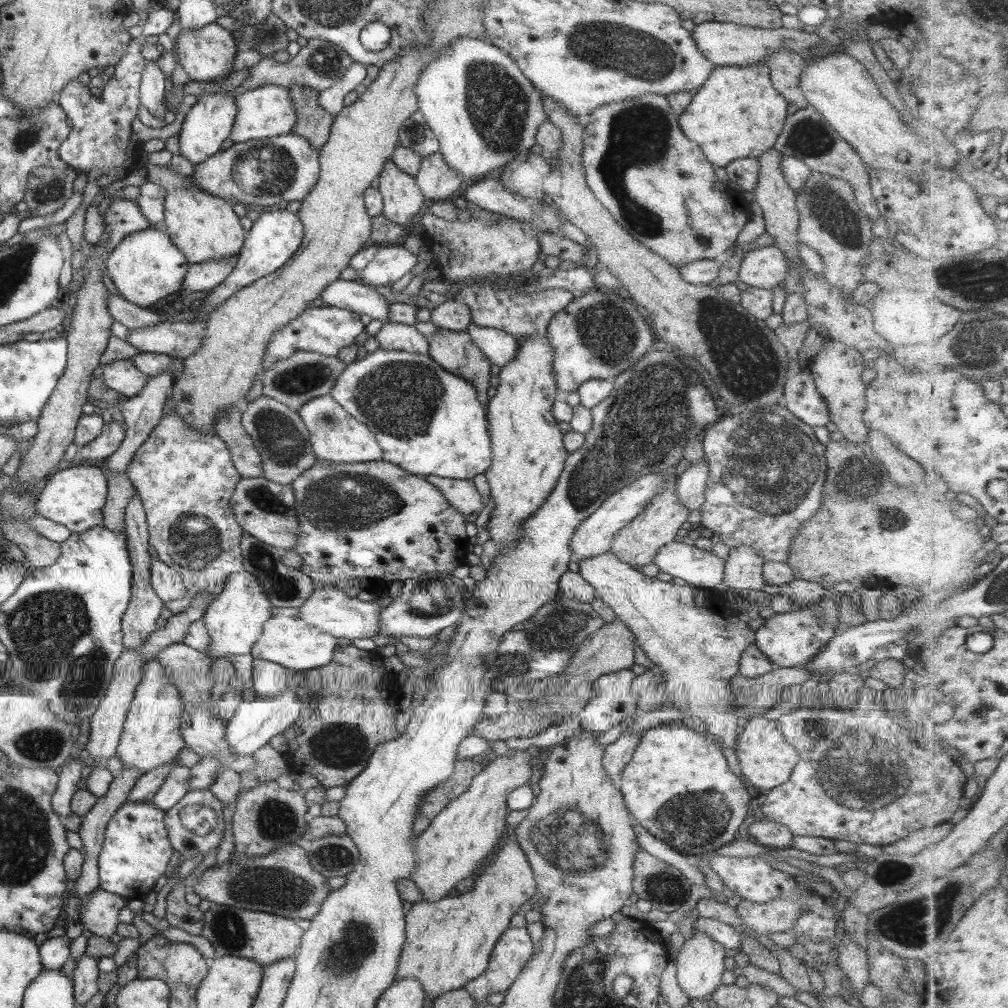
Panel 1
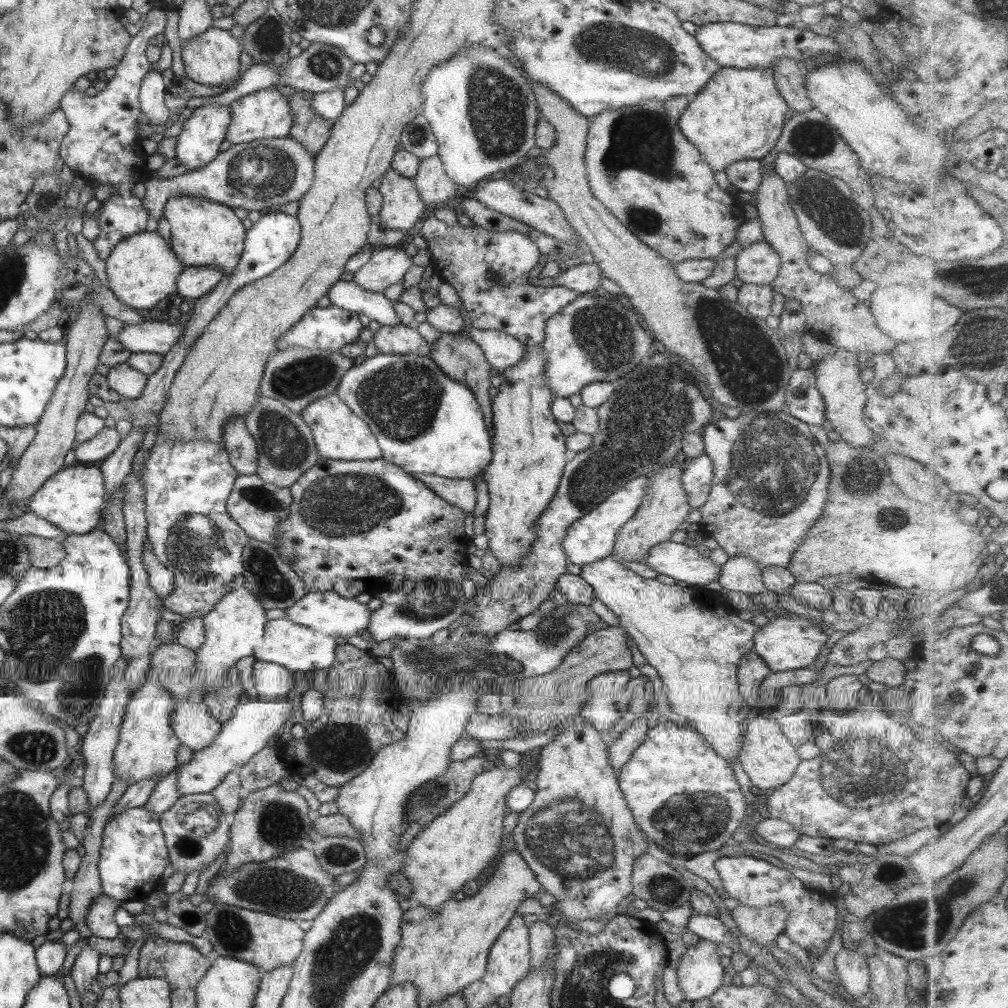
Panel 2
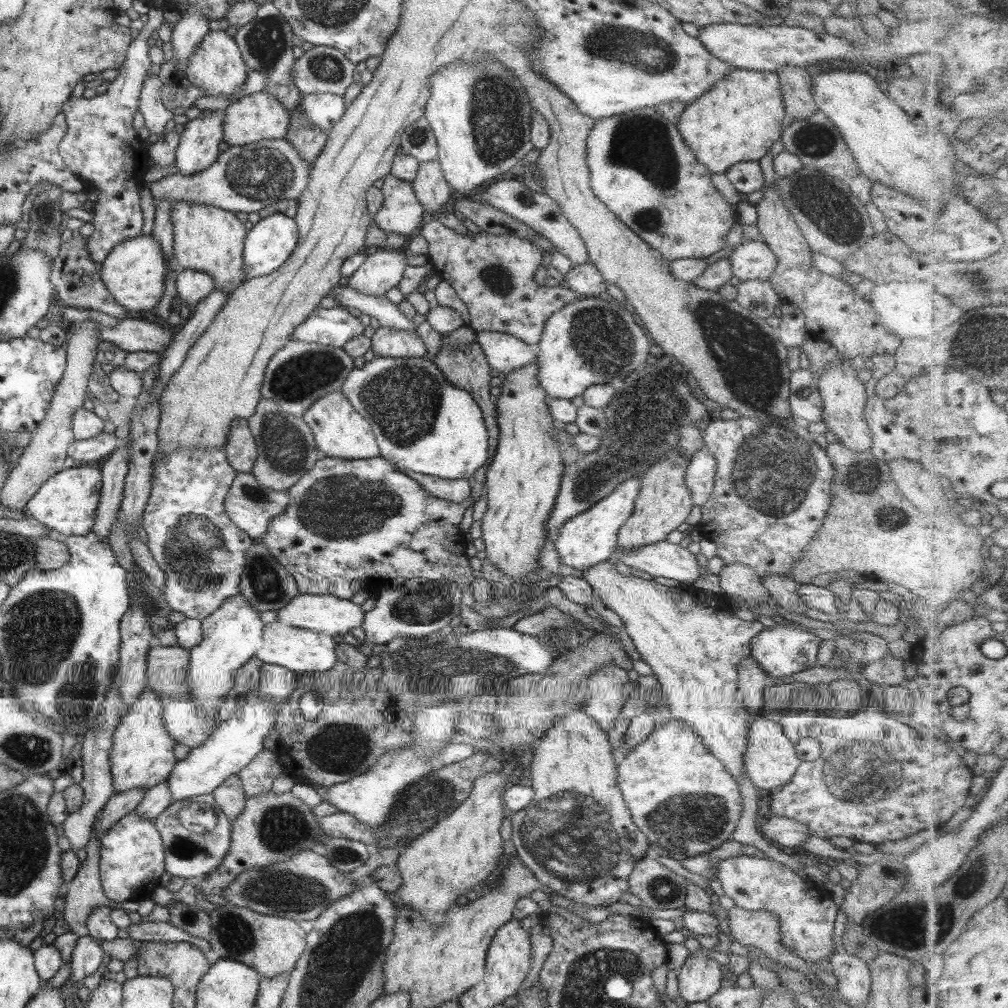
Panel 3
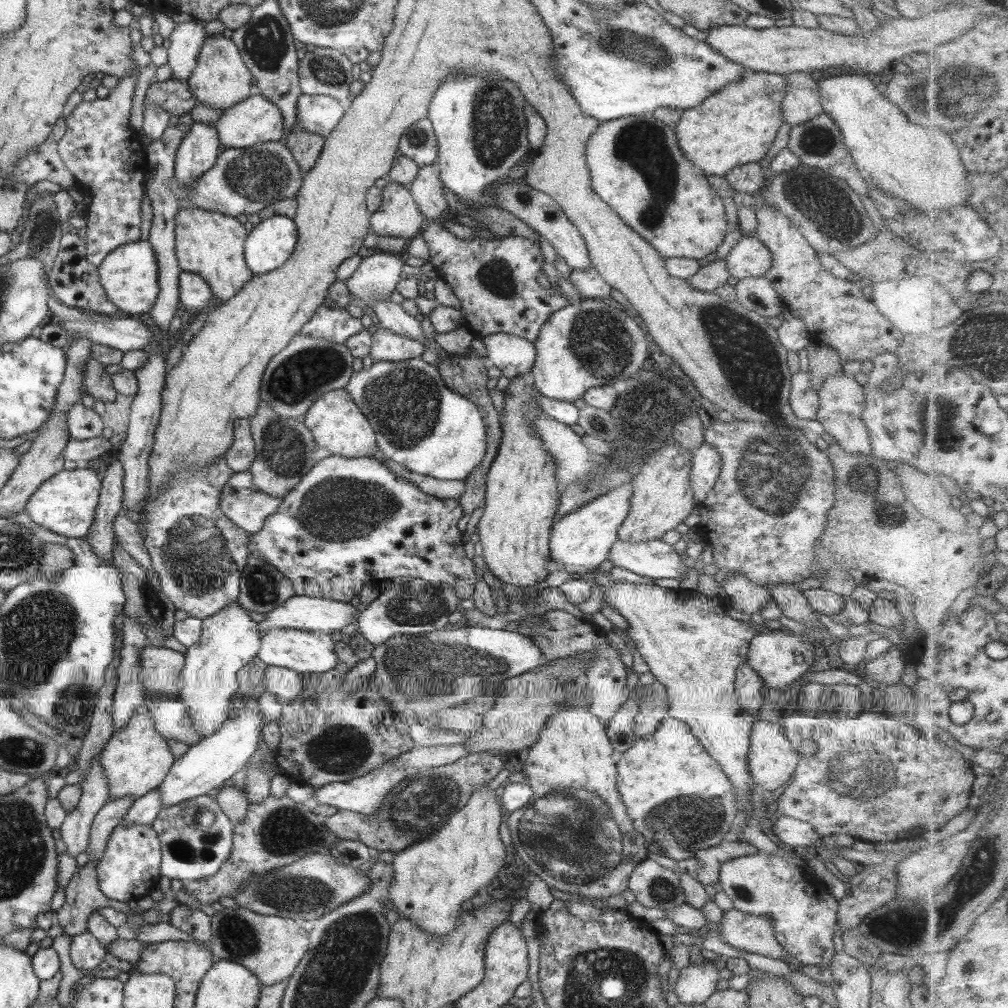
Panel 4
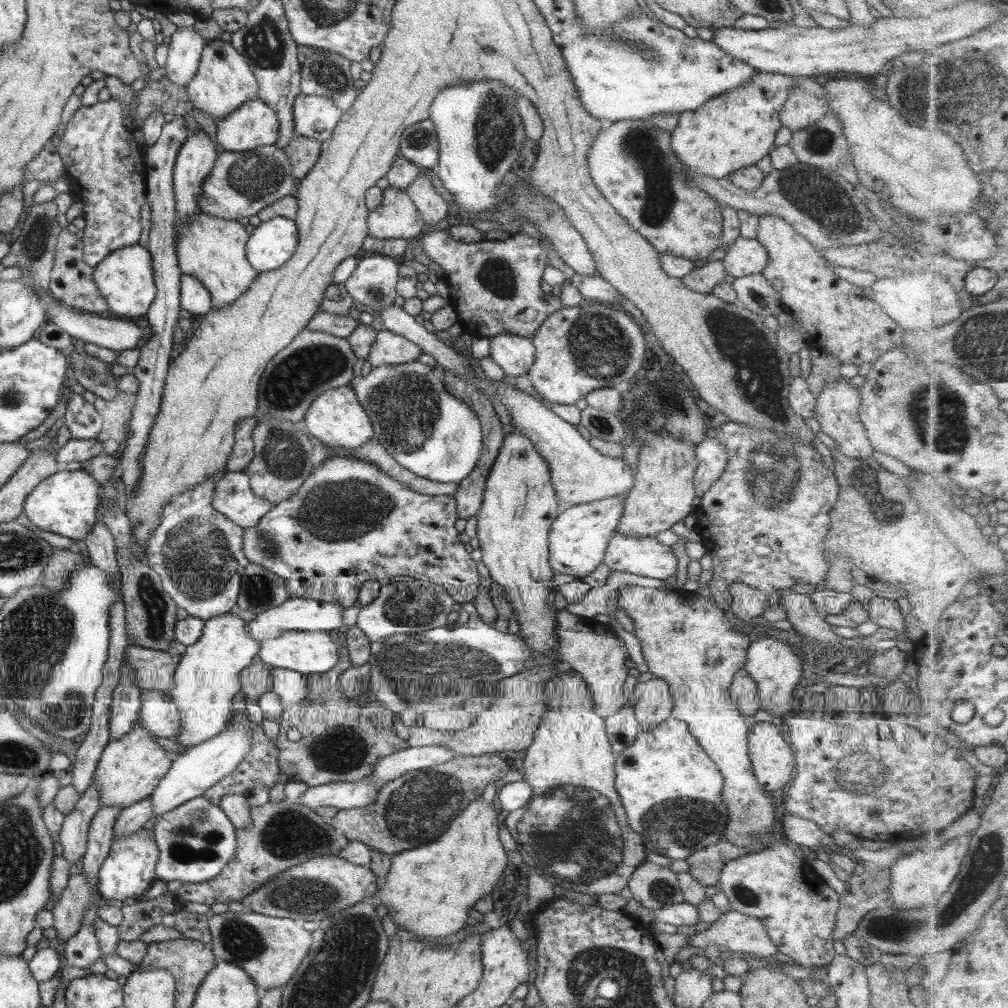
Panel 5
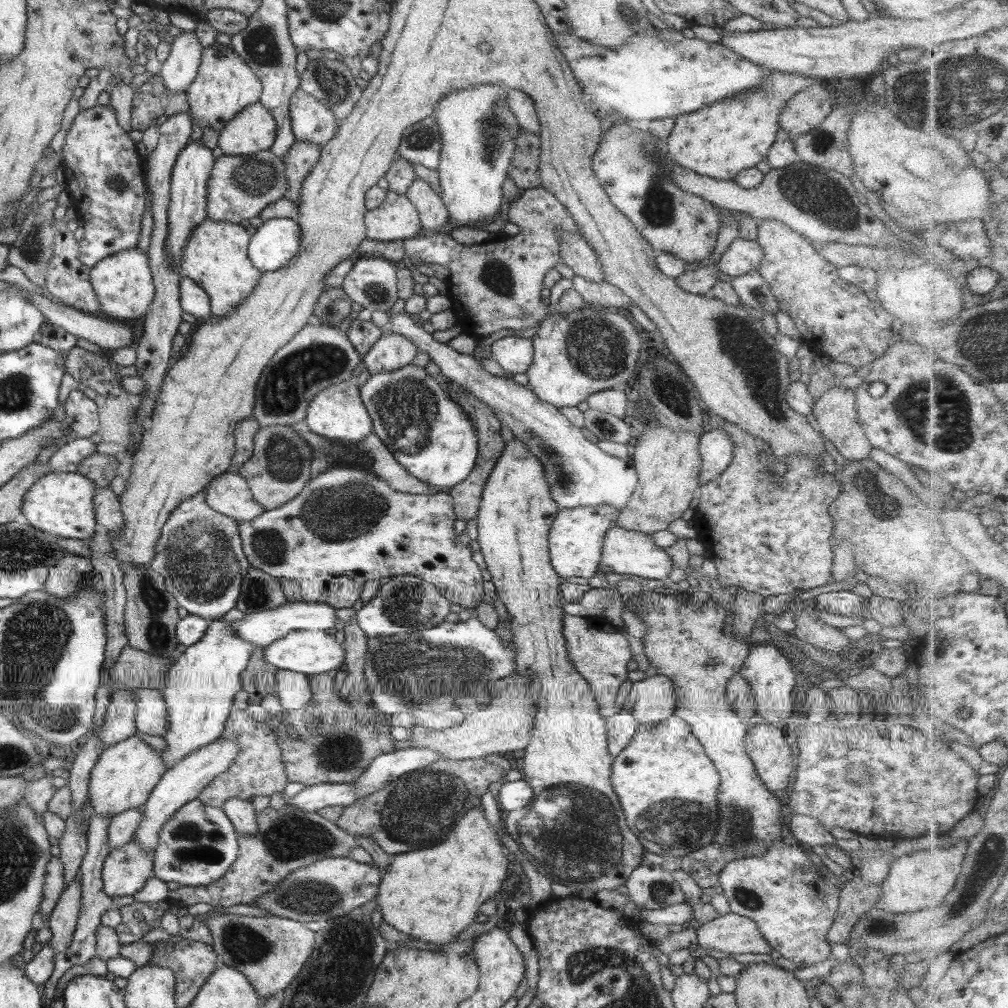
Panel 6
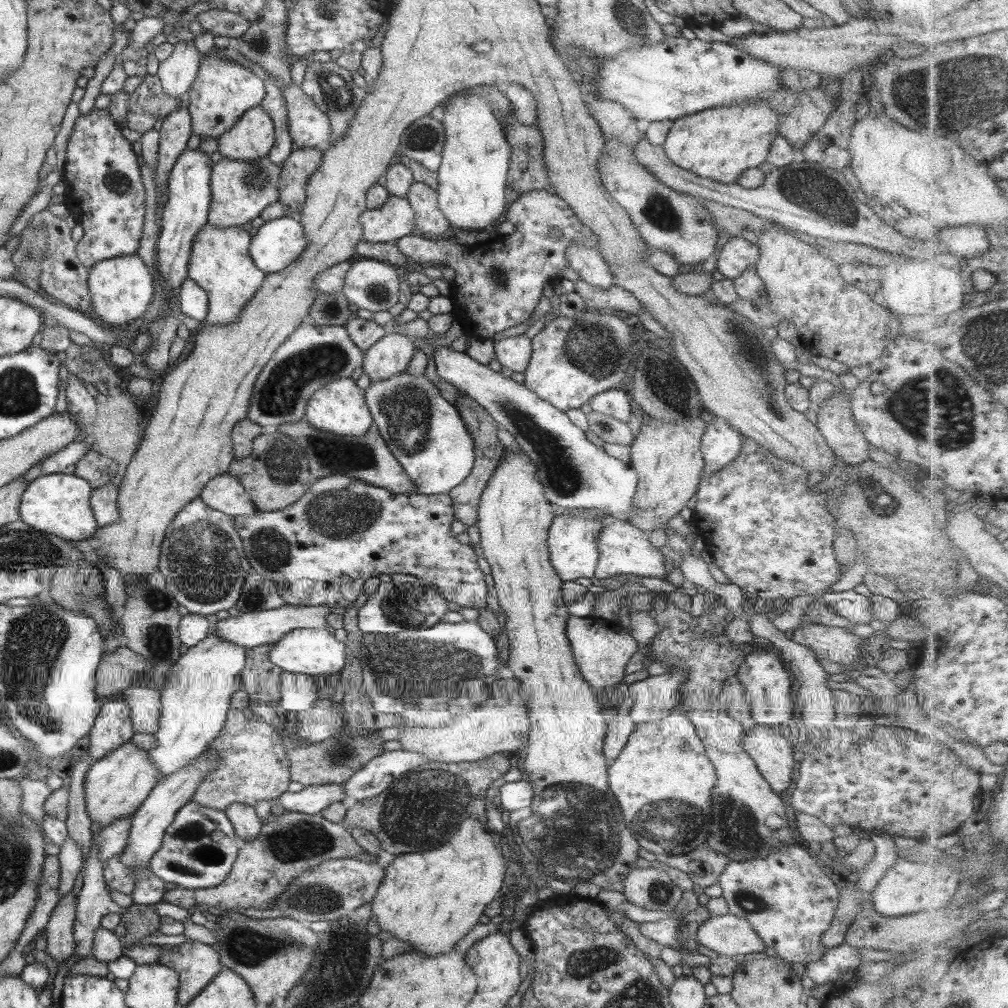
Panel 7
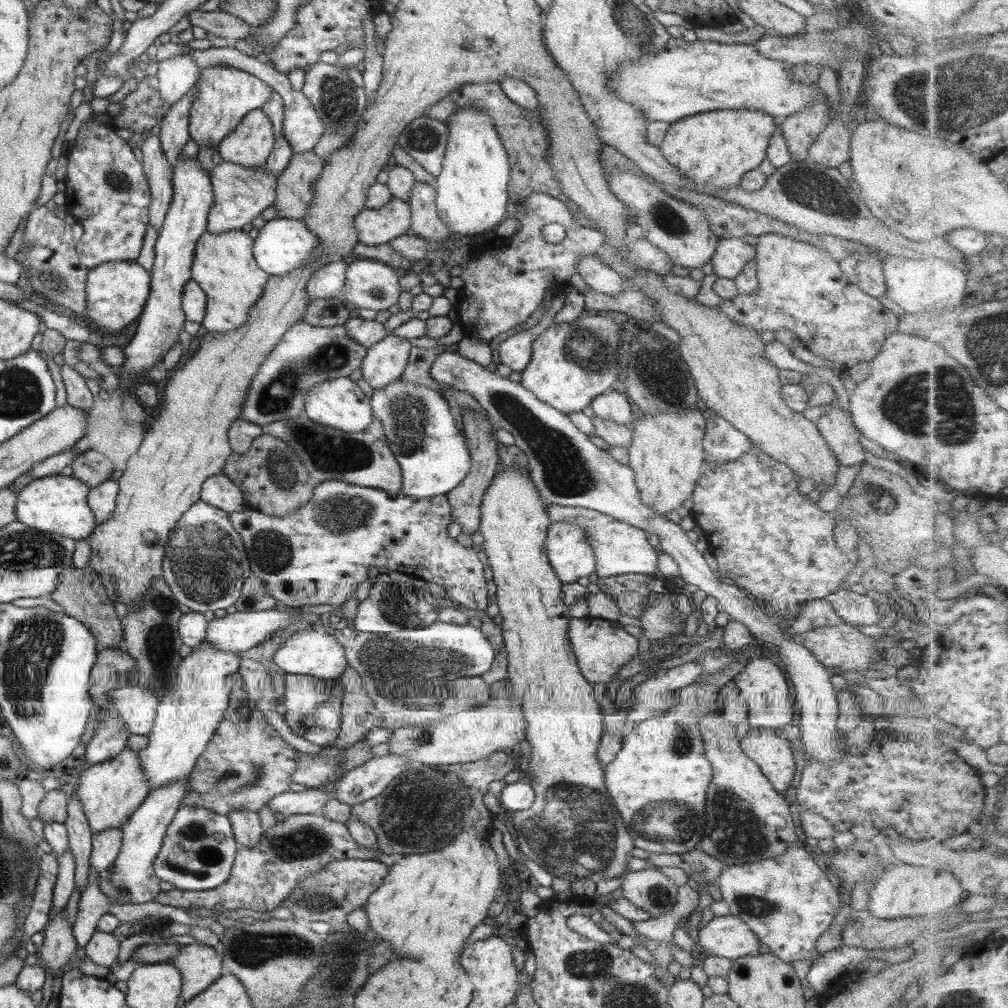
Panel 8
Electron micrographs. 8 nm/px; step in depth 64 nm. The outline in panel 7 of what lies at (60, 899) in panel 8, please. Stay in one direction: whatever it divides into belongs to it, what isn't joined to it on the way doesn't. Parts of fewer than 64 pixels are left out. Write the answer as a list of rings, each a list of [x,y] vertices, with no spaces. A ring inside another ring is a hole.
[[[67,836],[63,844],[59,847],[59,853],[56,856],[59,862],[59,894],[58,898],[62,900],[67,892],[72,890],[73,882],[77,878],[77,872],[82,867],[81,851],[75,842]]]

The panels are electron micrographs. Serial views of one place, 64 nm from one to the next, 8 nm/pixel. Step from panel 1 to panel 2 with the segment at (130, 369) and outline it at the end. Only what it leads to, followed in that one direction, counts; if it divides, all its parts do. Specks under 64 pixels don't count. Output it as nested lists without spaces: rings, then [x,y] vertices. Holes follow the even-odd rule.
[[[125,361],[109,368],[105,379],[111,390],[127,400],[138,398],[145,386],[147,375],[133,370]]]

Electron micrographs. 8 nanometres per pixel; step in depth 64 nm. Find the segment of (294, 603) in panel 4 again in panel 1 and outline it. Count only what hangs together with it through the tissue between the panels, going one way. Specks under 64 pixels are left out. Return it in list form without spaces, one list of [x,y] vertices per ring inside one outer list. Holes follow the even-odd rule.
[[[333,586],[317,587],[299,606],[298,618],[321,633],[335,638],[346,638],[350,641],[355,638],[371,638],[378,632],[379,614],[383,609],[383,606],[379,605],[381,597],[382,594],[375,594],[373,600],[363,602],[355,597],[347,596],[345,592]]]

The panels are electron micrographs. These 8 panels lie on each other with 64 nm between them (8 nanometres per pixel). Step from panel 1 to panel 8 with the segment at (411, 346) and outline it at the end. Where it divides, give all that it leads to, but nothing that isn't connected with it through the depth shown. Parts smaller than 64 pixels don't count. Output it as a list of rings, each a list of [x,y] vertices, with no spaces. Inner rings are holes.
[[[391,334],[369,346],[360,364],[362,378],[369,388],[377,390],[400,378],[411,348],[405,338]]]

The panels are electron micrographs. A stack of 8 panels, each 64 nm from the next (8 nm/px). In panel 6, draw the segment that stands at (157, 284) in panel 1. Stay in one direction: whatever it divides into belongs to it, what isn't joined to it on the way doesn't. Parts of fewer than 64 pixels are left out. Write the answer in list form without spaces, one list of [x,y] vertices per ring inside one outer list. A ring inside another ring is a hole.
[[[137,248],[121,250],[95,263],[90,268],[89,283],[99,302],[97,315],[111,321],[131,323],[134,319],[146,314],[154,297],[148,257],[145,252]]]

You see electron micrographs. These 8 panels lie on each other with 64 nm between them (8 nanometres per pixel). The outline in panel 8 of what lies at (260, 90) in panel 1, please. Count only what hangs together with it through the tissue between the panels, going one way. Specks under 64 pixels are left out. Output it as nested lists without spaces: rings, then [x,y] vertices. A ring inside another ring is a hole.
[[[260,108],[249,110],[241,122],[221,139],[217,154],[224,162],[257,169],[266,163],[274,144],[272,124]]]

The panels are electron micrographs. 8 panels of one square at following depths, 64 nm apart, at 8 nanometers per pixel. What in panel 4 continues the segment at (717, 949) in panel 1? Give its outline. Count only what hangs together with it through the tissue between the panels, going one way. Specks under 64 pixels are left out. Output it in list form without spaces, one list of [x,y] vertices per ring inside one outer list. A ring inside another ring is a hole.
[[[707,959],[698,964],[689,962],[678,970],[674,993],[678,1002],[687,1006],[704,1003],[716,989],[719,968]]]

